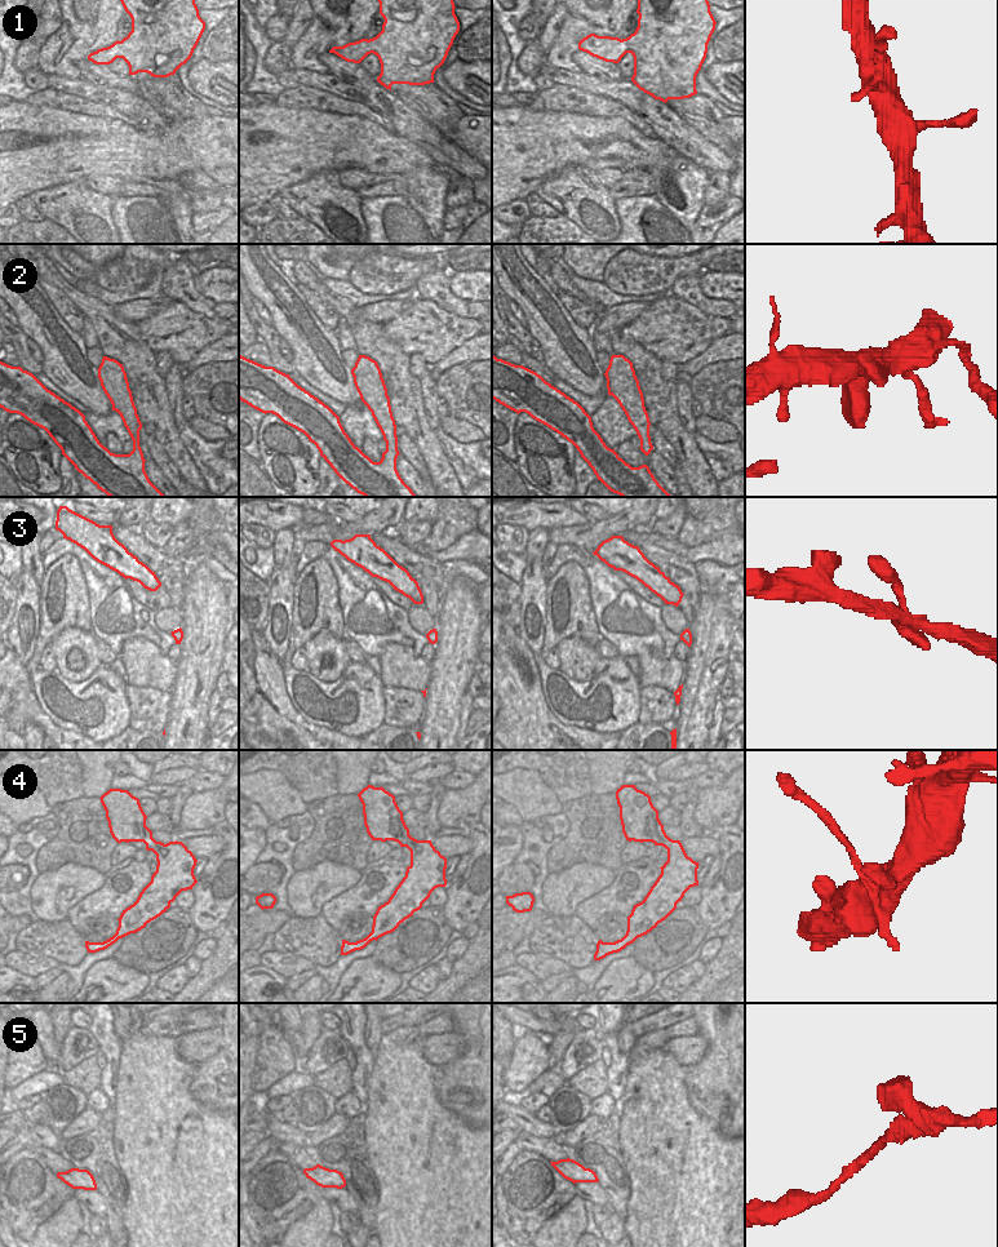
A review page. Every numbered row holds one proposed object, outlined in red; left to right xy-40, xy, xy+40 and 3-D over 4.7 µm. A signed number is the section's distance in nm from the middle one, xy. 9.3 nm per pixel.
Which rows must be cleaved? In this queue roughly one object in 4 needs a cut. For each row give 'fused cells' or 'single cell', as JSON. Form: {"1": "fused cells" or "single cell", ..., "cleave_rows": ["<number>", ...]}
{"1": "fused cells", "2": "single cell", "3": "single cell", "4": "single cell", "5": "single cell", "cleave_rows": ["1"]}

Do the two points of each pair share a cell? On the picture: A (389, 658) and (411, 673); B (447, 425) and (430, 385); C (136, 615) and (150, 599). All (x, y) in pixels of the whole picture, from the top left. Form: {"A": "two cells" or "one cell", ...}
{"A": "one cell", "B": "two cells", "C": "two cells"}

